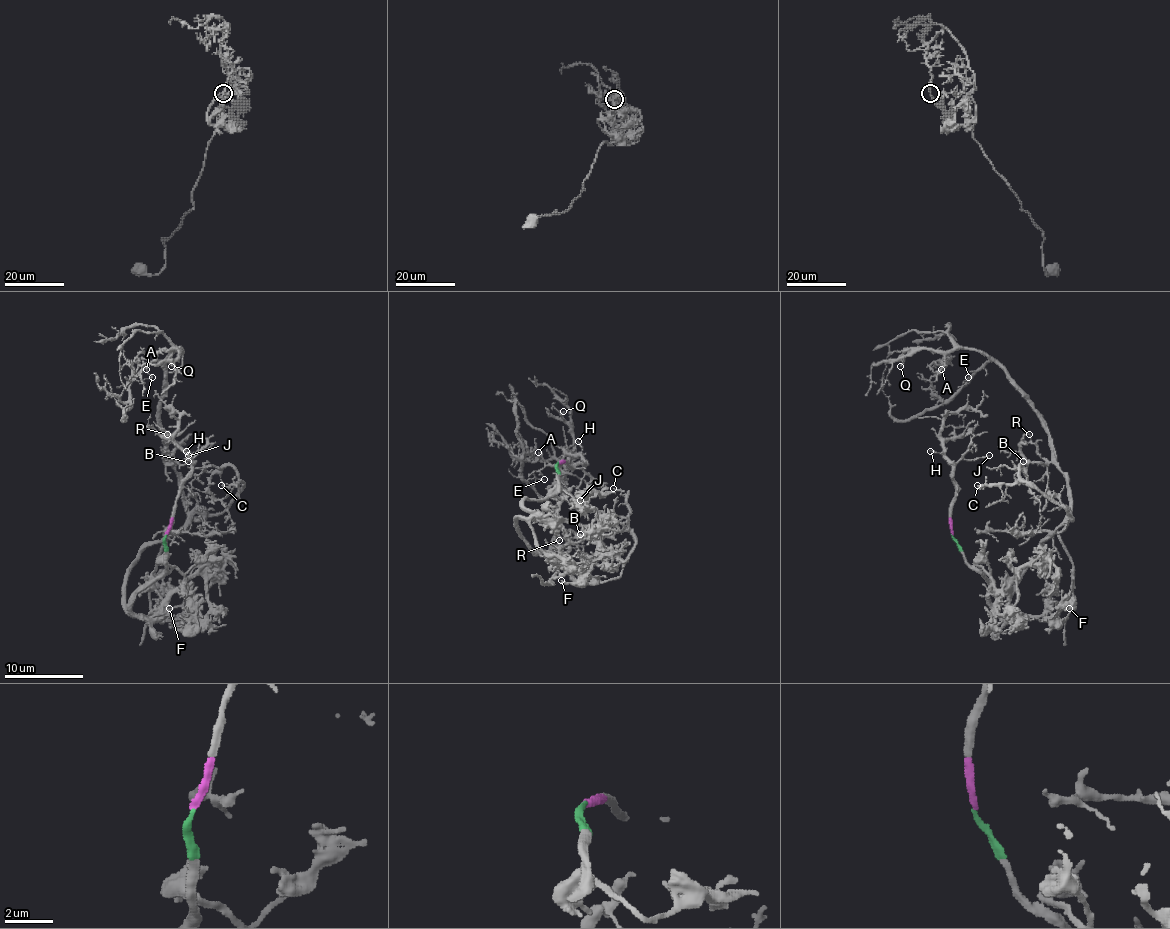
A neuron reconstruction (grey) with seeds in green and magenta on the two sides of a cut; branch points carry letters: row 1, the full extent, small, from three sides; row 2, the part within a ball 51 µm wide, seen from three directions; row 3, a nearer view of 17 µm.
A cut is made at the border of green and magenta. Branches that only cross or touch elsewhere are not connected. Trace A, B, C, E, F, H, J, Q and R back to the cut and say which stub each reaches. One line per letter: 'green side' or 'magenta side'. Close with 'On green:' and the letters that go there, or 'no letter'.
A: green side
B: green side
C: green side
E: green side
F: green side
H: magenta side
J: magenta side
Q: green side
R: green side
On green: A, B, C, E, F, Q, R

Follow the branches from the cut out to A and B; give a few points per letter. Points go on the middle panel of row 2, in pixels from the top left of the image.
A: (557, 462), (557, 488), (526, 500), (518, 533), (575, 581), (514, 446), (538, 452)
B: (557, 462), (557, 488), (526, 500), (518, 533), (534, 551), (555, 555), (575, 581), (561, 563), (579, 533)

